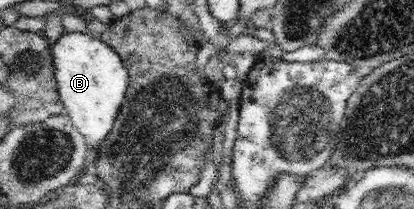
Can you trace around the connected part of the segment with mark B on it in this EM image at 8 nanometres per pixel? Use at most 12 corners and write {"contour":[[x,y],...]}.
{"contour":[[100,36],[50,42],[59,99],[98,156],[128,88]]}

